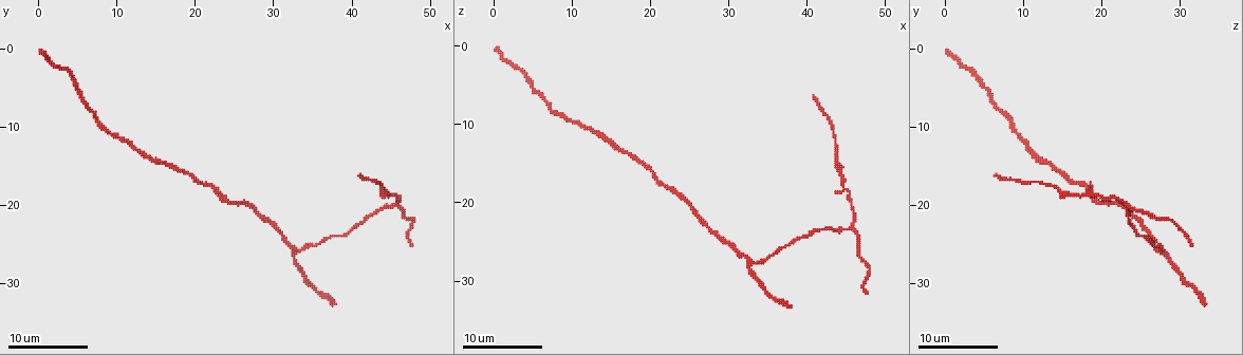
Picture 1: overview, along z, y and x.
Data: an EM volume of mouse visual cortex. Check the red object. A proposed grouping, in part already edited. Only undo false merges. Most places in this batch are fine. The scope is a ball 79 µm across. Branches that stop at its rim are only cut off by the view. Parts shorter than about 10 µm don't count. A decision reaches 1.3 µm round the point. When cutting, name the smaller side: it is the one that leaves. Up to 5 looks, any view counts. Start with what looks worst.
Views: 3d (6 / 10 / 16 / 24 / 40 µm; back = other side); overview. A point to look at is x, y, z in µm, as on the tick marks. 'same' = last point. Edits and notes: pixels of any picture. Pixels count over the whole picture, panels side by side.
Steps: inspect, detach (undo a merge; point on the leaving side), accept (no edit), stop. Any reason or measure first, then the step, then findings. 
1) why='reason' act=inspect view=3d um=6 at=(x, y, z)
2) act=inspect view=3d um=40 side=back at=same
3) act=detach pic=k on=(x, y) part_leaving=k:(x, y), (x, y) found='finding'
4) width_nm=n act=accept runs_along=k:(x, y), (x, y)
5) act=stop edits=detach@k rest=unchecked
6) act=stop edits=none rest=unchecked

act=inspect view=3d um=6 at=(28.0, 20.5, 23.5)

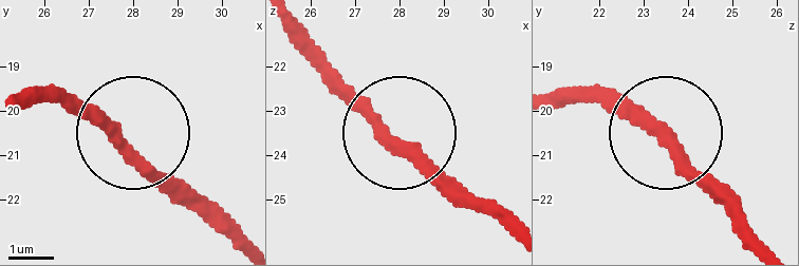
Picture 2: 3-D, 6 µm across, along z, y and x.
act=accept found='continuous, no second neuron'

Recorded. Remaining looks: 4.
why='a narrow waist' act=inspect view=3d um=10 at=(38.0, 24.0, 25.5)

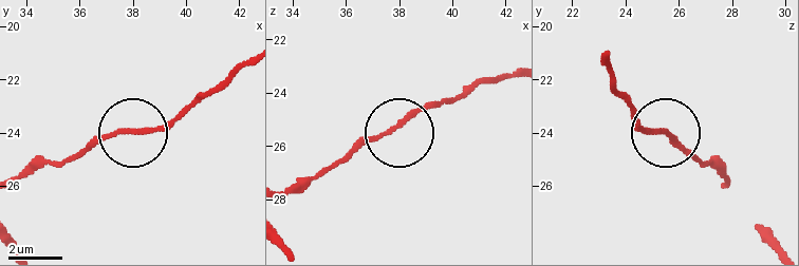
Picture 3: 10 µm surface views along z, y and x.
width_nm=160 act=accept runs_along=3:(283, 193), (445, 100) found='one neuron here'

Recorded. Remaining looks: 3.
why='thin neck' act=inspect view=3d um=16 at=(45.0, 20.5, 23.5)

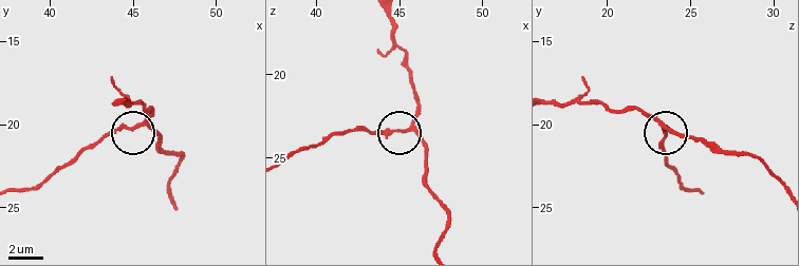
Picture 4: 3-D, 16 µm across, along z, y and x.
width_nm=200 act=detach pic=4 on=(154, 110) part_leaving=4:(658, 121), (634, 109), (553, 105) found='two neurons meet here'

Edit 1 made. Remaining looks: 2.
act=stop edits=detach@4 rest=unchecked

